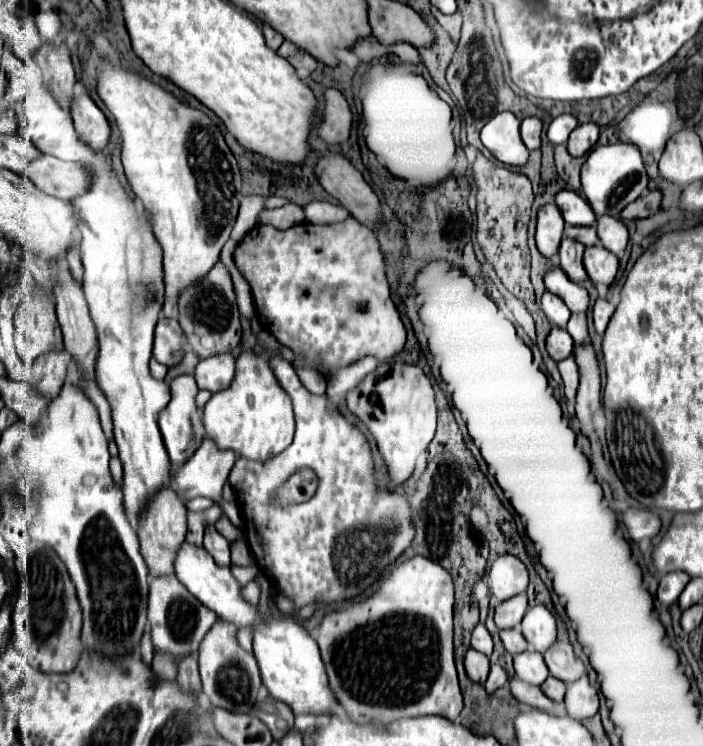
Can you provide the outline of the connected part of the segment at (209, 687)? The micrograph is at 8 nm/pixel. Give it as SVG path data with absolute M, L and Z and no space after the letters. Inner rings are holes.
M217 620L211 626L211 630L207 632L207 636L199 646L199 670L201 670L203 692L207 694L213 706L249 714L261 688L261 676L253 652L247 652L239 646L237 630L239 628L227 620Z

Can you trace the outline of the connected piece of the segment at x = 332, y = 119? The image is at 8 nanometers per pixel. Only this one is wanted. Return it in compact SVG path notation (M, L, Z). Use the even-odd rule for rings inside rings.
M327 88L325 90L325 120L317 128L319 136L329 144L341 144L349 138L351 124L353 124L353 114L345 96L335 88Z

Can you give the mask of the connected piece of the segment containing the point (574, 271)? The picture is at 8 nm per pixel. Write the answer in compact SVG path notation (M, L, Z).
M563 236L561 248L559 248L559 262L561 262L561 270L573 282L583 282L587 278L585 268L583 268L583 252L585 252L583 244Z

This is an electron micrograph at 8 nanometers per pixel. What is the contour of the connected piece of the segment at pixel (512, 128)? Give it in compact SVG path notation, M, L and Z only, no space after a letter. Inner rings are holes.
M511 112L495 114L483 126L481 142L503 164L523 166L529 160L529 150L519 136L519 120Z

